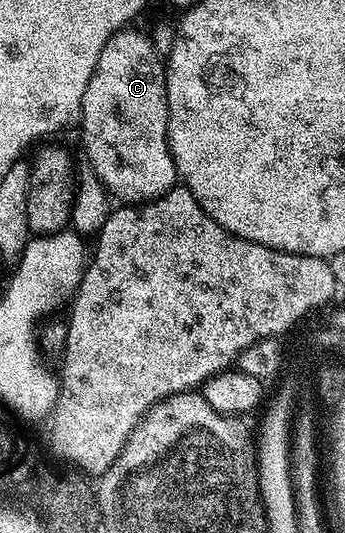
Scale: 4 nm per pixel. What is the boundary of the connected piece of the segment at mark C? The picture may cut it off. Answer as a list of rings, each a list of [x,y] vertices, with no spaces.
[[[123,28],[106,41],[100,60],[96,60],[92,80],[88,80],[88,88],[84,88],[81,130],[82,146],[86,149],[84,156],[115,199],[122,198],[118,200],[126,204],[141,204],[174,189],[179,176],[168,144],[166,72],[163,59],[158,58],[146,34],[142,35],[134,28]]]

